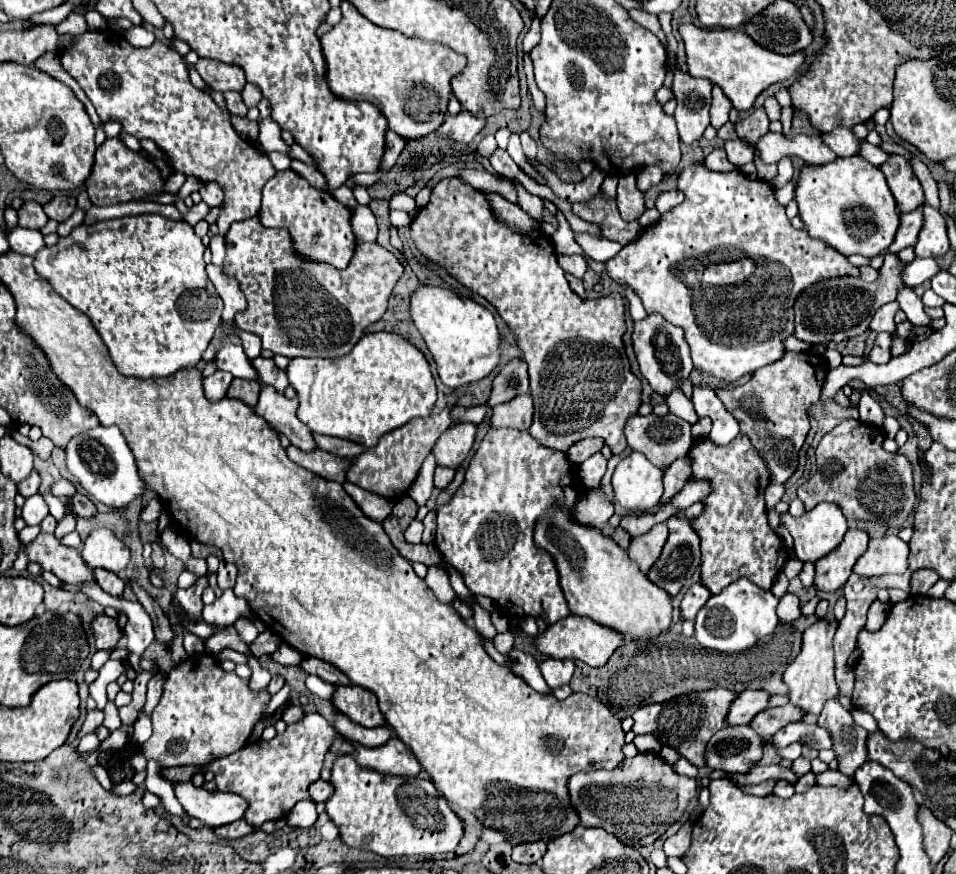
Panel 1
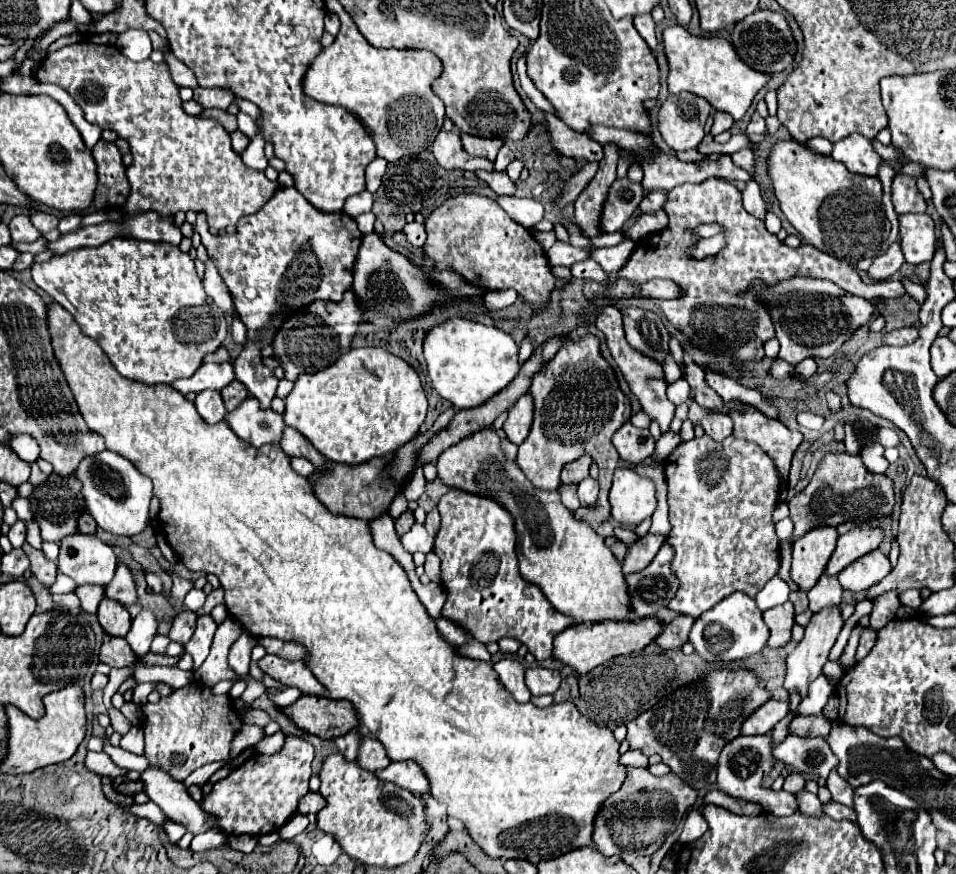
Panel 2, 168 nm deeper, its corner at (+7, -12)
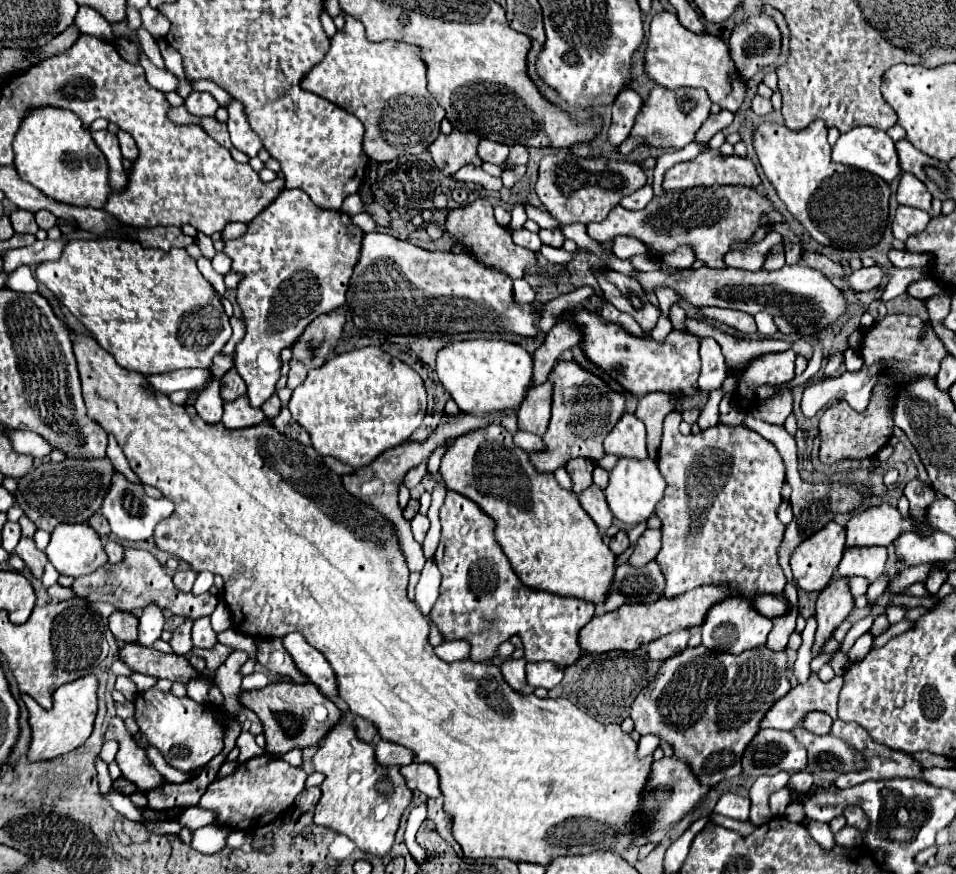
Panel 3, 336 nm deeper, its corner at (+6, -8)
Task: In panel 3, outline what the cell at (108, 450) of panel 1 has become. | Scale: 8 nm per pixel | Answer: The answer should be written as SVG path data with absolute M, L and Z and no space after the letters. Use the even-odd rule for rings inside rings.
M116 471L112 475L112 481L110 481L110 487L108 487L108 493L102 501L102 507L100 507L100 513L108 519L110 523L110 529L112 533L118 537L118 539L132 539L132 541L146 541L148 537L152 537L154 533L154 527L172 513L174 505L172 501L168 501L166 497L160 497L160 499L154 499L154 497L148 497L144 493L144 487L142 483L132 483L128 481L120 471Z

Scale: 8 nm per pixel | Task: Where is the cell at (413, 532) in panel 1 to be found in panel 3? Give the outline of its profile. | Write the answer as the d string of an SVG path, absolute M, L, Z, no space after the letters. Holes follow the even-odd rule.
M418 513L418 515L416 515L410 523L412 523L412 533L414 533L414 539L416 539L418 543L422 543L422 541L424 541L424 537L426 537L426 531L428 531L428 527L430 527L428 517Z

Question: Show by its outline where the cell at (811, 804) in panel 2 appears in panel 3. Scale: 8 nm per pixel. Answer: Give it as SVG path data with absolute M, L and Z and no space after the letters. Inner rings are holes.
M810 821L806 825L808 833L812 835L814 841L818 841L820 845L826 845L826 847L832 847L834 845L834 837L832 837L832 831L830 831L830 825L828 823L822 823L822 821Z

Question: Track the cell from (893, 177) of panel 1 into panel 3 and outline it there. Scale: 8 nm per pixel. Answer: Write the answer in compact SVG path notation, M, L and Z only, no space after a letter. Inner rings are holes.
M902 173L896 197L898 197L900 205L930 211L930 193L928 193L928 189L924 189L924 183L918 181L916 177L912 177L910 173Z

